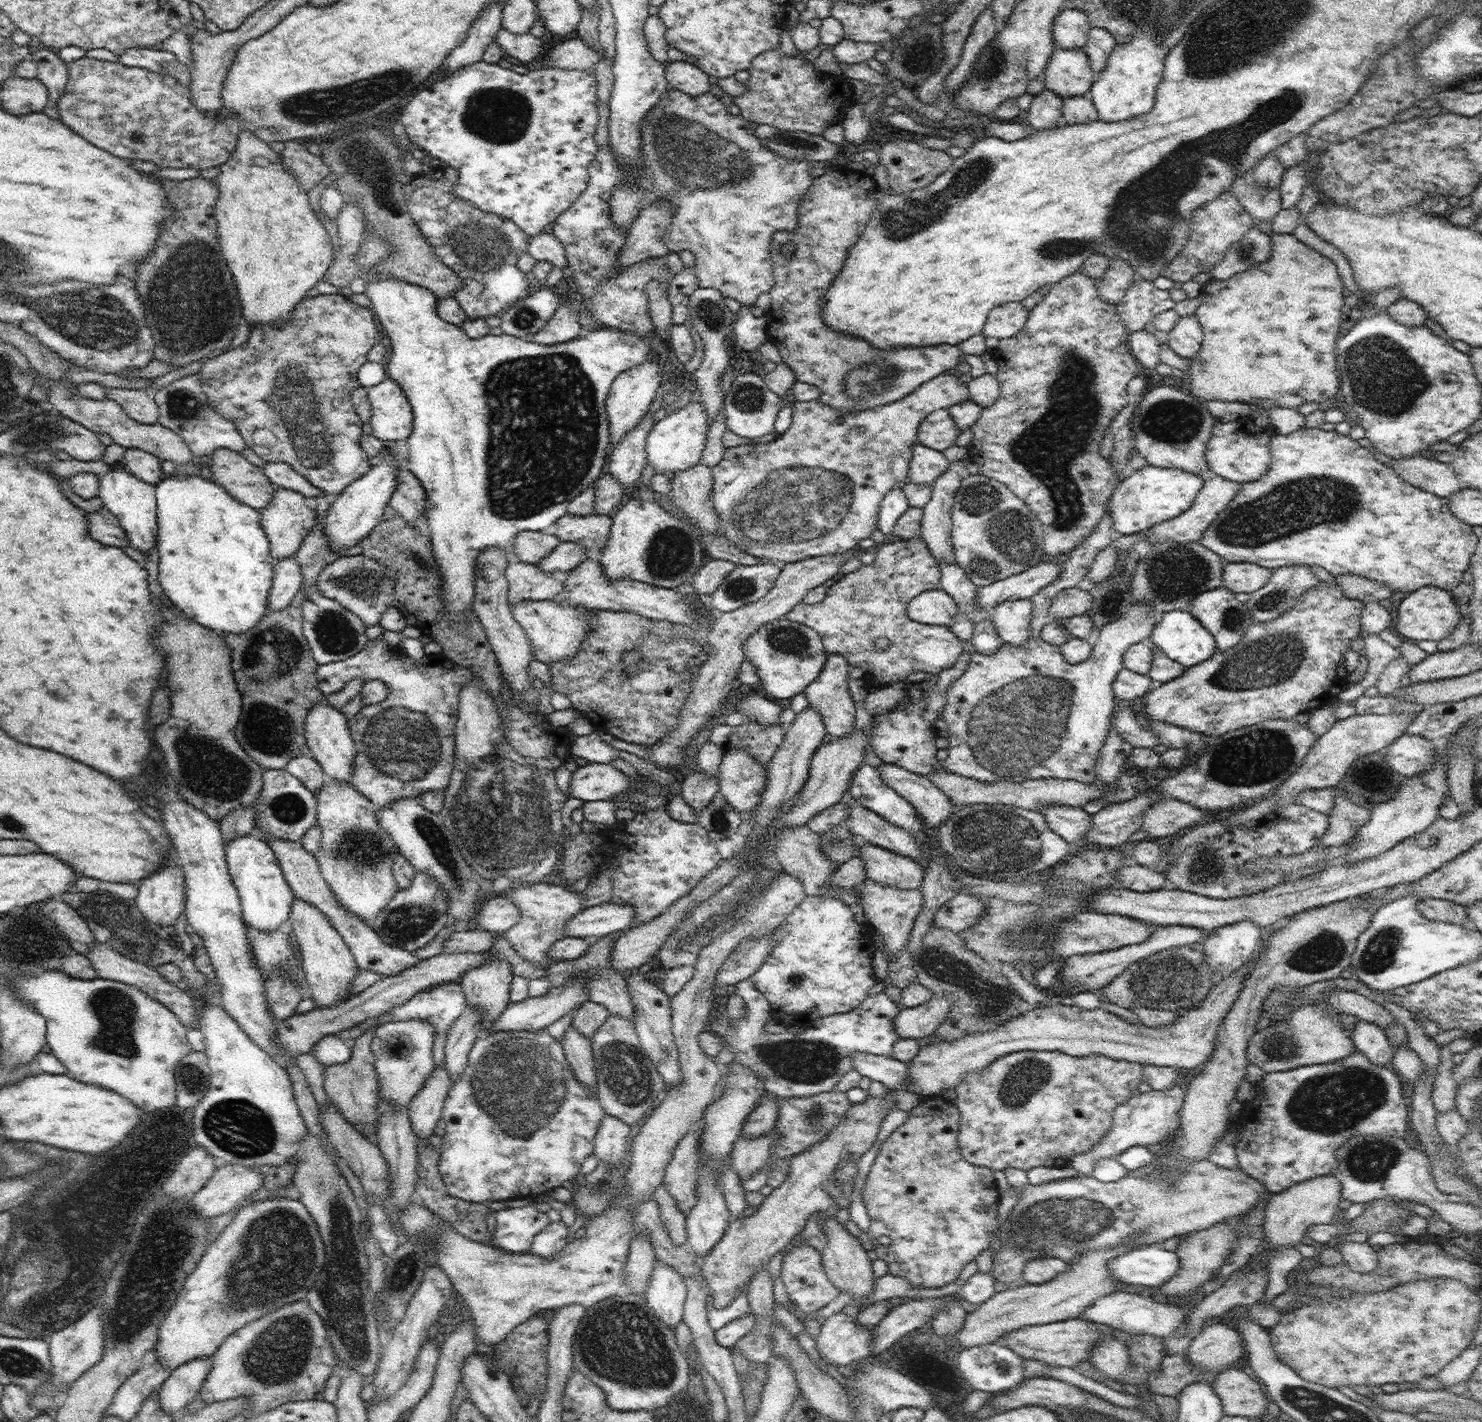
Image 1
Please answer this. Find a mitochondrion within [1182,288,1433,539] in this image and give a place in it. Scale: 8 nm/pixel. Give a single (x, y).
(1383, 378)

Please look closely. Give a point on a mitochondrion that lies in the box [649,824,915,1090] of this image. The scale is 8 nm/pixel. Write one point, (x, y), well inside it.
(806, 1061)

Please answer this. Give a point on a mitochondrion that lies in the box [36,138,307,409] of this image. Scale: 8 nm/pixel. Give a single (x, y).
(187, 321)

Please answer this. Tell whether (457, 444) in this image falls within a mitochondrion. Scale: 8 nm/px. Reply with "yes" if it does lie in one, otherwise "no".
no

